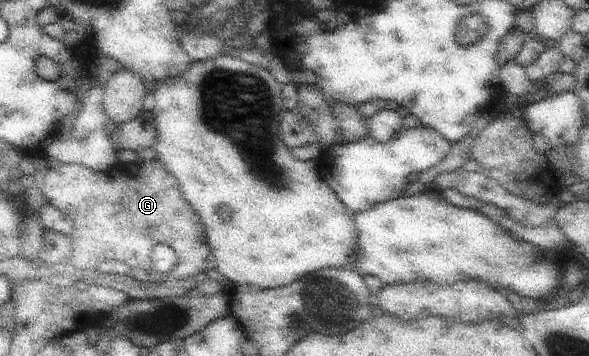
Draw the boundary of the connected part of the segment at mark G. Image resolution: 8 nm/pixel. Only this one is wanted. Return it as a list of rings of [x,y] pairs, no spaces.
[[[48,157],[48,160],[50,168],[46,172],[41,192],[49,205],[58,208],[72,220],[74,230],[70,235],[72,238],[70,260],[78,270],[96,270],[98,264],[118,260],[128,267],[148,271],[154,267],[152,252],[158,244],[168,244],[177,253],[178,265],[172,270],[171,279],[193,278],[217,268],[217,260],[206,240],[200,216],[196,214],[196,210],[192,210],[192,206],[180,192],[176,178],[166,170],[166,166],[160,160],[154,158],[150,161],[128,164],[119,161],[108,172],[94,172],[80,164],[64,164],[56,158]]]

